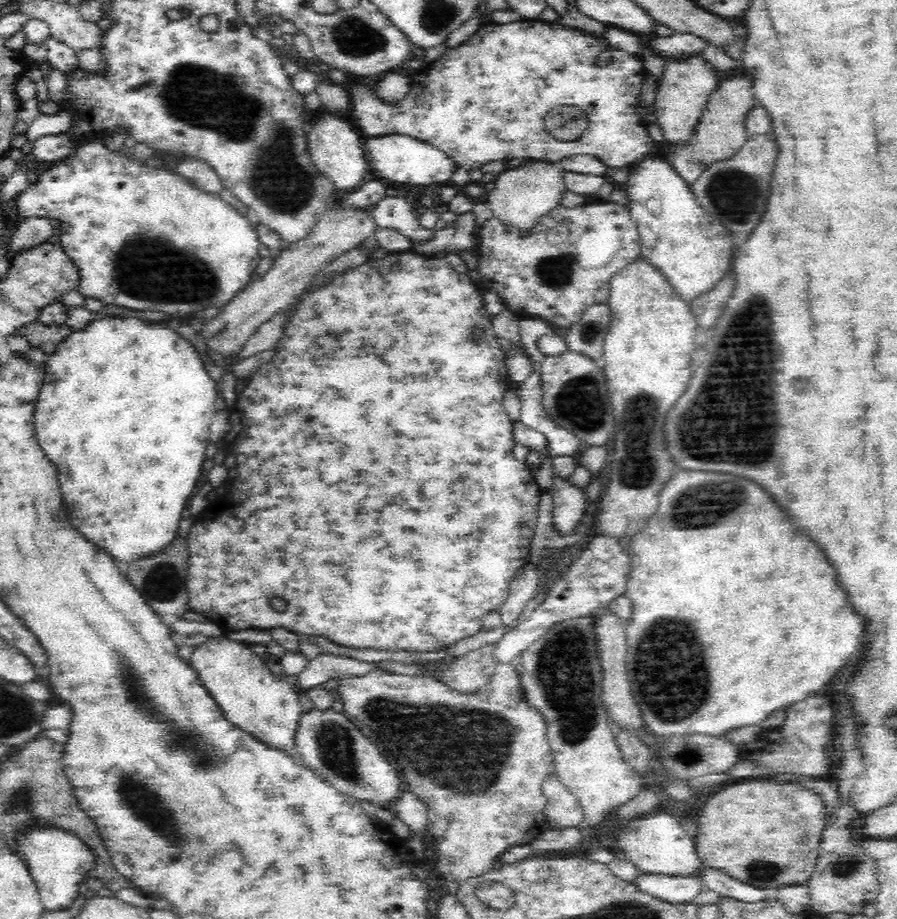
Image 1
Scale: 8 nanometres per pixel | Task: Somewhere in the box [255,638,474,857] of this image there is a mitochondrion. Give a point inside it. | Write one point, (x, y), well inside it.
(336, 749)

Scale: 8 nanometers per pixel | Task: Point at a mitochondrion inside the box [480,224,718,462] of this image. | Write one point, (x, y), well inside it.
(581, 403)

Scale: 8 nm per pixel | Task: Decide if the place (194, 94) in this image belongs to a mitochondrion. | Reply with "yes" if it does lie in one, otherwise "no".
yes

